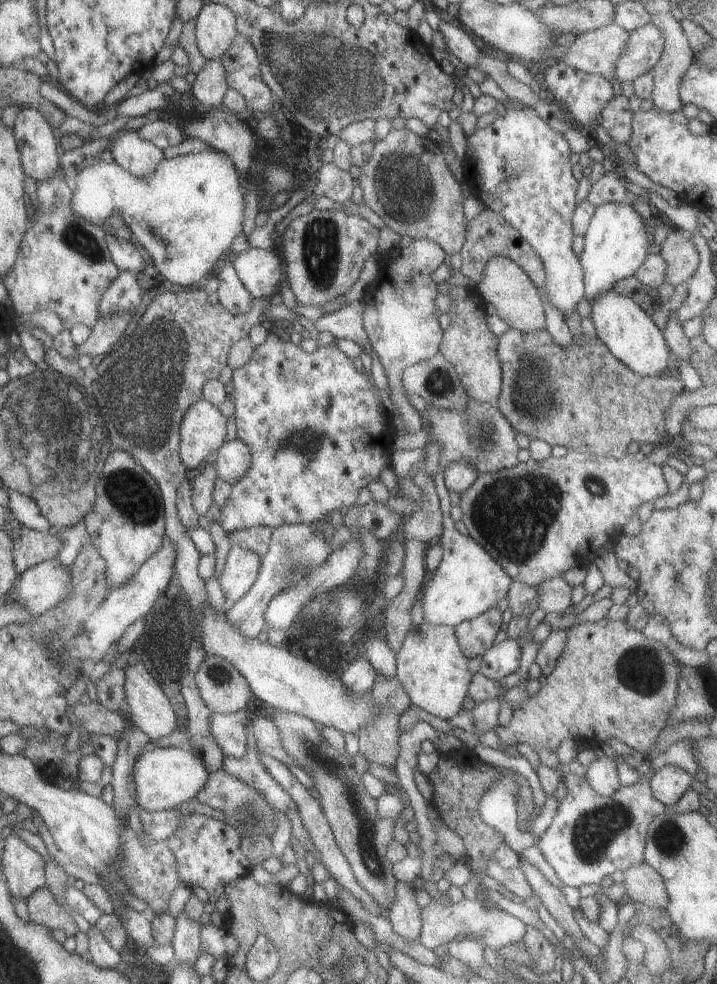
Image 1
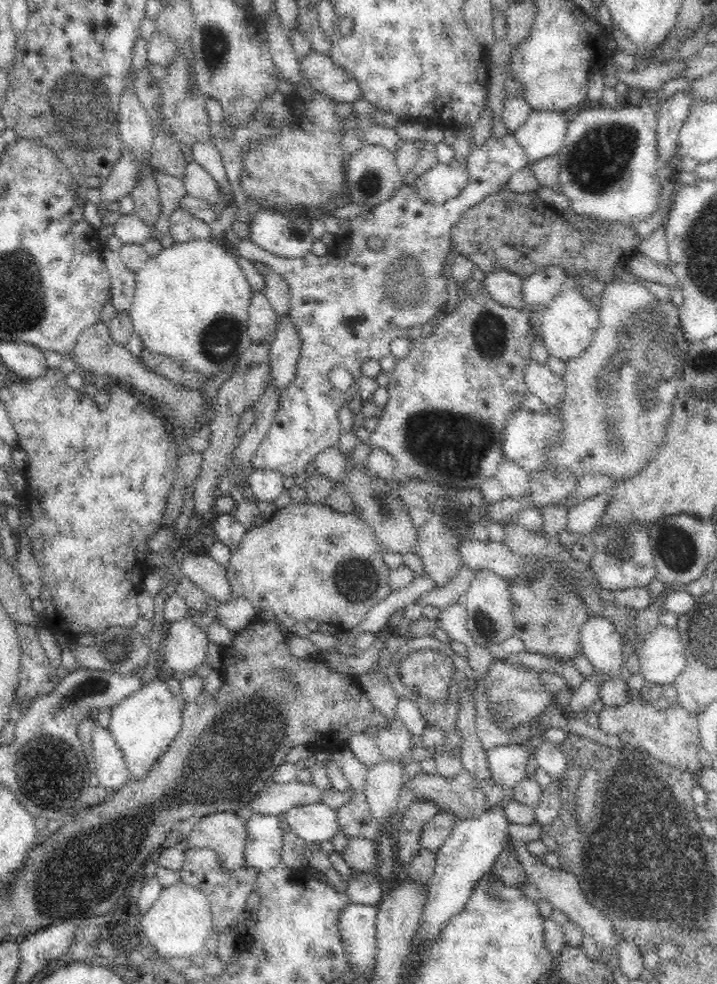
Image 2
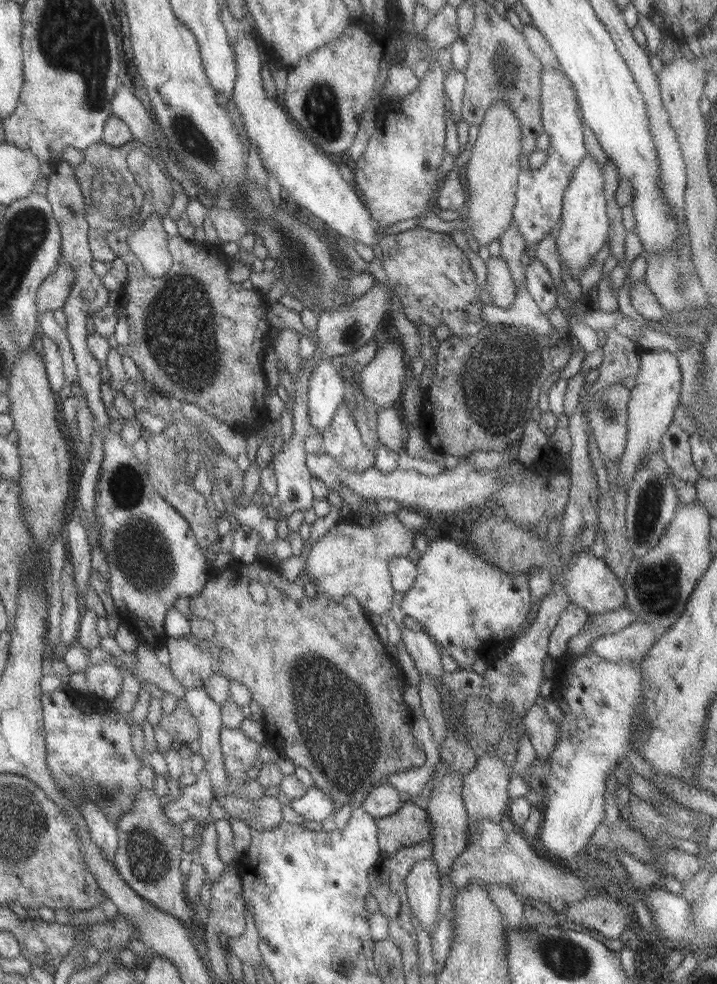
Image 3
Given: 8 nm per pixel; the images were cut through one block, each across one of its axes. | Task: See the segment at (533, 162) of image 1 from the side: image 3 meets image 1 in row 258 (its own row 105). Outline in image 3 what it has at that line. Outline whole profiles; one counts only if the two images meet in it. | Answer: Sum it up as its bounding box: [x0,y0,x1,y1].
[512,67,586,248]

